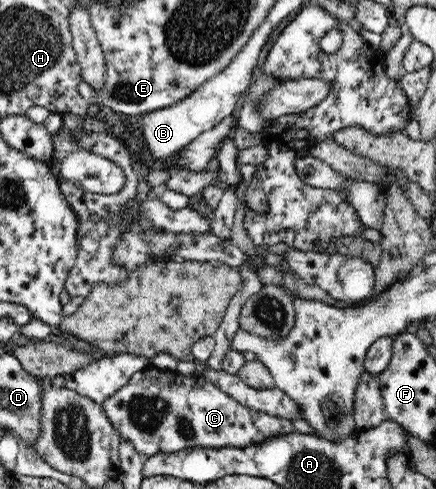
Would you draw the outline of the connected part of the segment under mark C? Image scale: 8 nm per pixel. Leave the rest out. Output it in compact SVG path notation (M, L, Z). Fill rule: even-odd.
M155 365L137 371L129 379L127 385L113 393L103 401L107 418L121 434L121 438L131 441L133 447L142 455L151 457L159 452L176 452L190 447L247 447L249 444L263 442L264 439L276 435L293 432L291 420L269 415L263 411L255 411L243 403L237 402L233 396L213 384L205 374L200 372L186 376L181 371L162 370Z

